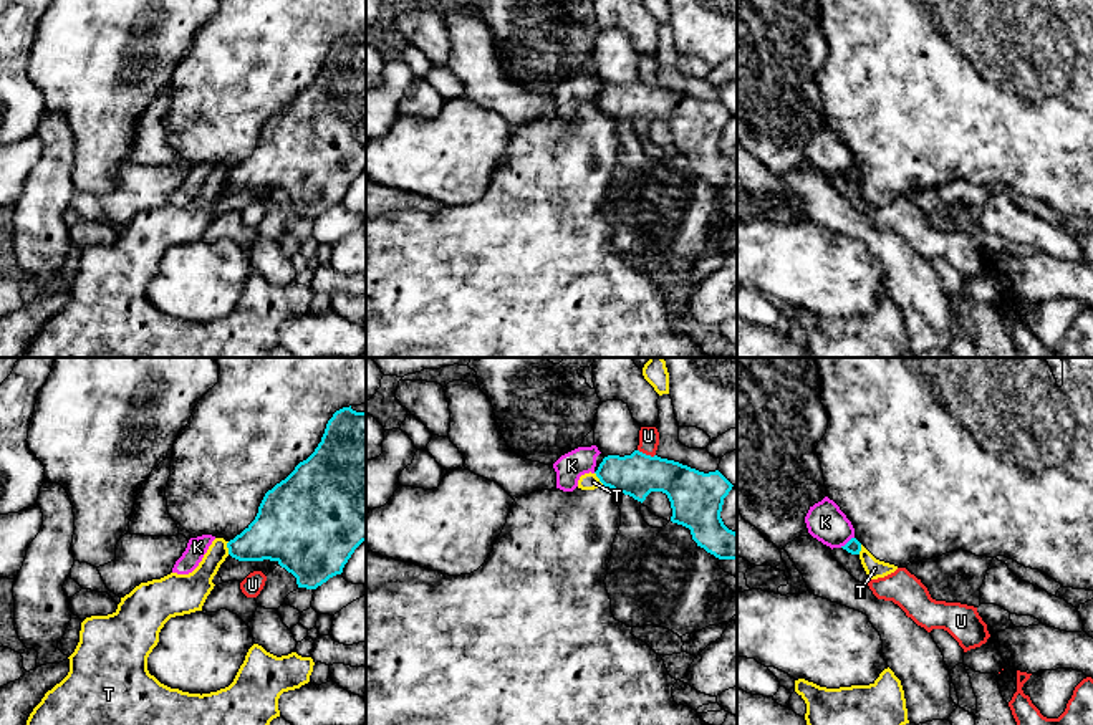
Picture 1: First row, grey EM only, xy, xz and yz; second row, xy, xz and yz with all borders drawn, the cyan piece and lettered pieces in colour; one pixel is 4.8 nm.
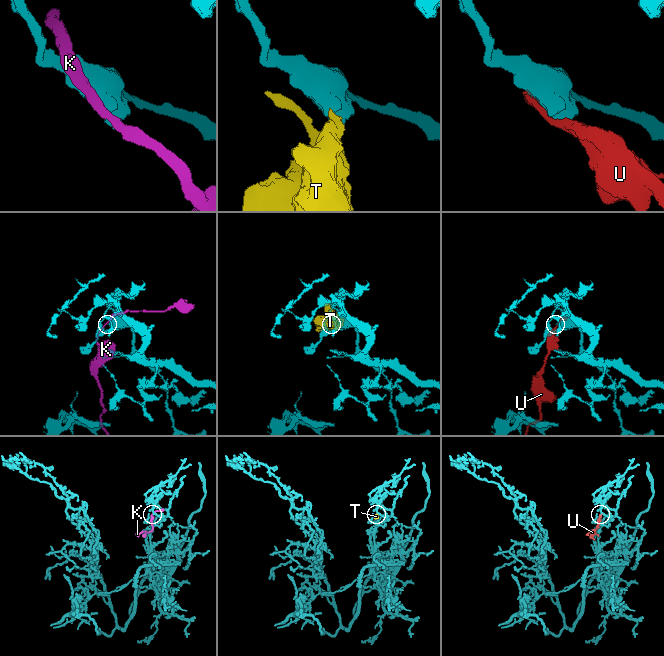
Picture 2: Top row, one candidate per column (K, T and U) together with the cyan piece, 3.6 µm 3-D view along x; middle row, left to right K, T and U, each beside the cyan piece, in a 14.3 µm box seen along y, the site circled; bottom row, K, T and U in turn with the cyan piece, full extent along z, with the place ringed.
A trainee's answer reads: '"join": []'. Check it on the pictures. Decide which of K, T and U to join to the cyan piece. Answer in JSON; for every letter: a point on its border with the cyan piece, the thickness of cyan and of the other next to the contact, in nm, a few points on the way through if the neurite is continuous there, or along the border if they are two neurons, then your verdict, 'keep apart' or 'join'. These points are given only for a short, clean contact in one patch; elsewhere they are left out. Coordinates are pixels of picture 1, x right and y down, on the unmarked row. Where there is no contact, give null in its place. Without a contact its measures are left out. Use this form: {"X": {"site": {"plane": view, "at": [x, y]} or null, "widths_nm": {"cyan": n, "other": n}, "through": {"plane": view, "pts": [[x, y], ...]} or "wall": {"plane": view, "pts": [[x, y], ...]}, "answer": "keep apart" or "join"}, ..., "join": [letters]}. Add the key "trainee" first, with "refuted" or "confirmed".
{"trainee": "confirmed", "K": {"site": {"plane": "yz", "at": [848, 171]}, "widths_nm": {"cyan": 70, "other": 190}, "answer": "keep apart"}, "T": {"site": {"plane": "xy", "at": [227, 176]}, "widths_nm": {"cyan": 260, "other": 150}, "wall": {"plane": "xy", "pts": [[229, 171], [227, 182]]}, "answer": "keep apart"}, "U": {"site": {"plane": "xz", "at": [645, 83]}, "widths_nm": {"cyan": 200, "other": 100}, "answer": "keep apart"}, "join": []}

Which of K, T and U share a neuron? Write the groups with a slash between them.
K / T / U

